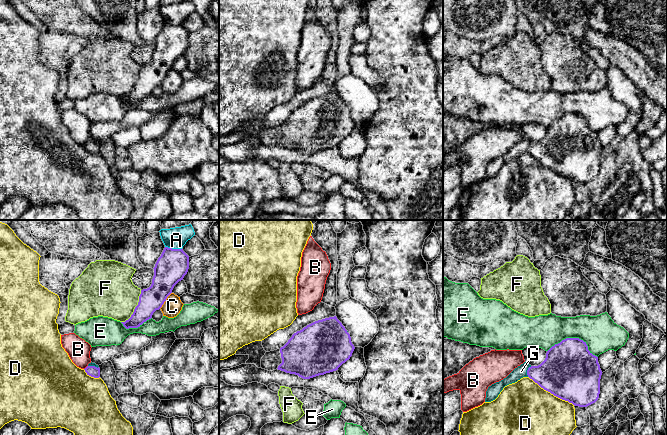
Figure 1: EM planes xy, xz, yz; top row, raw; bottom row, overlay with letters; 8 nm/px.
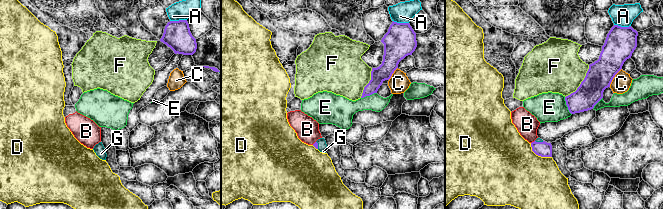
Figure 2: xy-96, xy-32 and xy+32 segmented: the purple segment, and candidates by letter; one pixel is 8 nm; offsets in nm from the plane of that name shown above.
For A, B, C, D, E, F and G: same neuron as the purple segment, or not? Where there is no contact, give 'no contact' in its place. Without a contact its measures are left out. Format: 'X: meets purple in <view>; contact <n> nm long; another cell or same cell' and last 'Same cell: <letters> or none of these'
A: meets purple in xy; contact 140 nm long; another cell
B: meets purple in xy; contact 50 nm long; another cell
C: meets purple in xy; contact 170 nm long; another cell
D: meets purple in yz; contact 440 nm long; another cell
E: meets purple in yz; contact 420 nm long; another cell
F: meets purple in xy; contact 300 nm long; another cell
G: meets purple in yz; contact 90 nm long; same cell
Same cell: G

